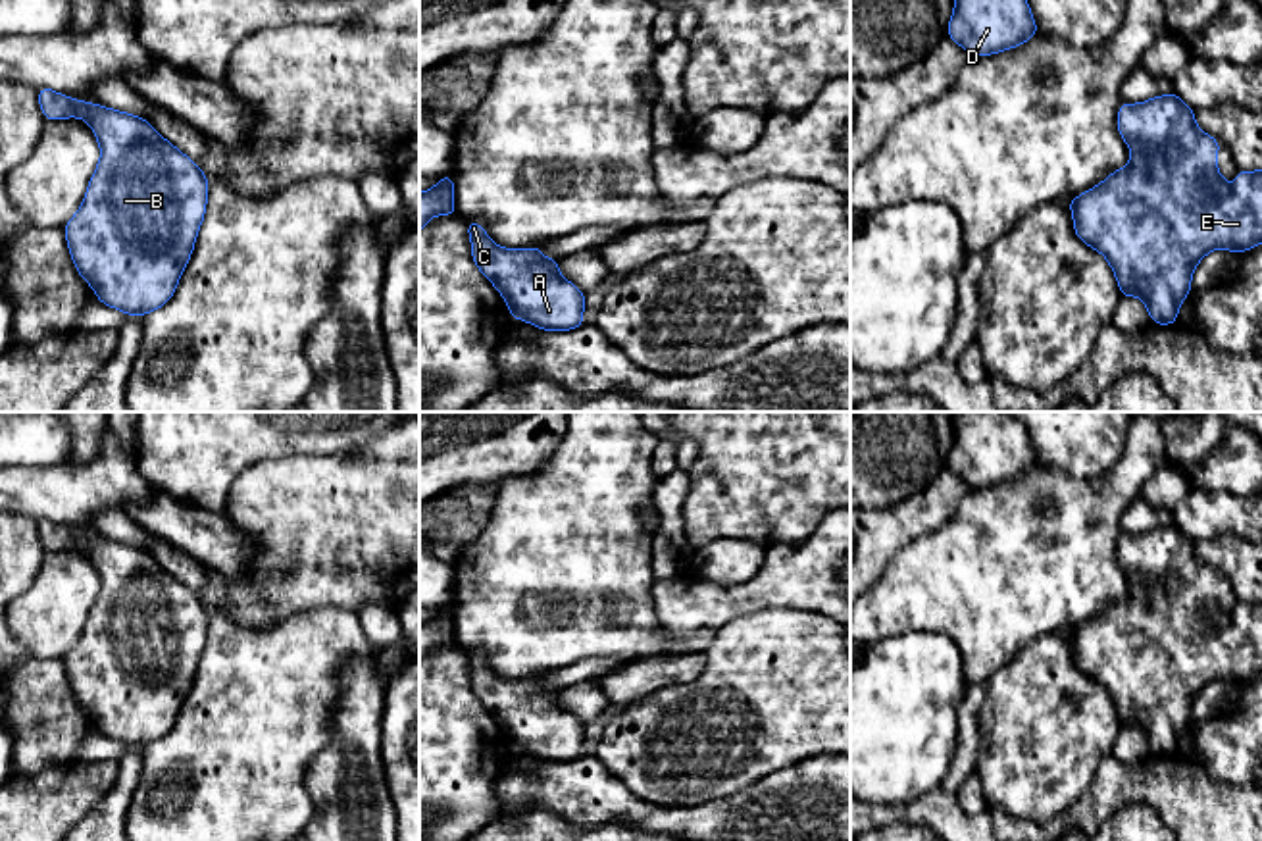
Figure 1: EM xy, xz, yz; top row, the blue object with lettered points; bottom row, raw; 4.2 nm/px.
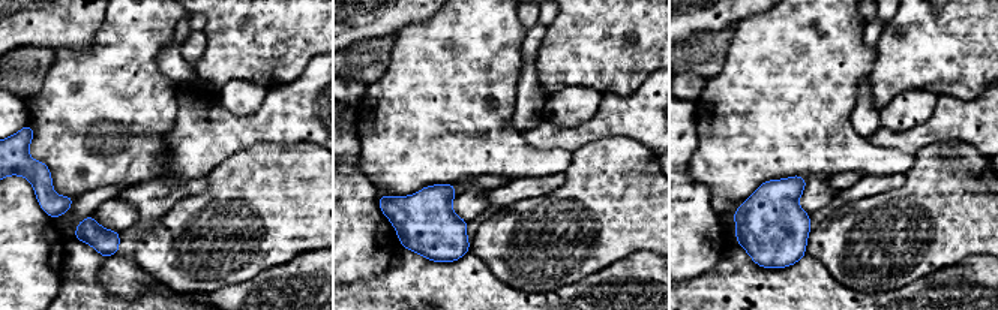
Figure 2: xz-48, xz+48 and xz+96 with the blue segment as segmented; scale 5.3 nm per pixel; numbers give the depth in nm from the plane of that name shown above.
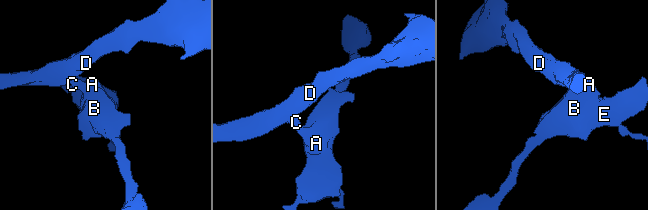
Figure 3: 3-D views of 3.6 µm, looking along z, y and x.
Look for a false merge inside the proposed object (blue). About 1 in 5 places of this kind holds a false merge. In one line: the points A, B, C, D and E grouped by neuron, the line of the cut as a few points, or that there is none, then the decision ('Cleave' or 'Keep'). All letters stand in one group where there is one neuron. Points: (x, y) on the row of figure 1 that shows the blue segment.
Groups: A B C D E. No split. Keep

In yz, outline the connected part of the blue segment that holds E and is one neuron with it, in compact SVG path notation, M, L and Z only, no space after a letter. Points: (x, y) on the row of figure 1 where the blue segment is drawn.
M1164 94L1141 104L1122 102L1118 108L1118 133L1131 150L1125 167L1112 171L1100 185L1068 202L1073 233L1110 264L1122 296L1139 296L1158 325L1177 321L1177 310L1191 293L1191 275L1210 250L1235 254L1262 242L1262 169L1235 175L1235 189L1218 171L1216 152L1224 148L1195 123L1195 112L1177 96Z

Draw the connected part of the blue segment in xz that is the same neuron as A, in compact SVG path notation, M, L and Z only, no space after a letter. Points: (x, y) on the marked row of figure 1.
M467 221L471 258L510 306L512 319L543 331L583 325L585 293L564 279L558 258L546 260L541 246L500 248L477 221Z

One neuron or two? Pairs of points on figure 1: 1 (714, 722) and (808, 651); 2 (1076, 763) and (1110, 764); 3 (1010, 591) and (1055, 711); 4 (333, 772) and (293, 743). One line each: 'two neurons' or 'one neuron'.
1: one neuron
2: two neurons
3: two neurons
4: two neurons

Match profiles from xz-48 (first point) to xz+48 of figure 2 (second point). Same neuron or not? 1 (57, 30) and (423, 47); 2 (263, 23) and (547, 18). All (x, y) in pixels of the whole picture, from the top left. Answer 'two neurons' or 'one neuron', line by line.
1: two neurons
2: two neurons

